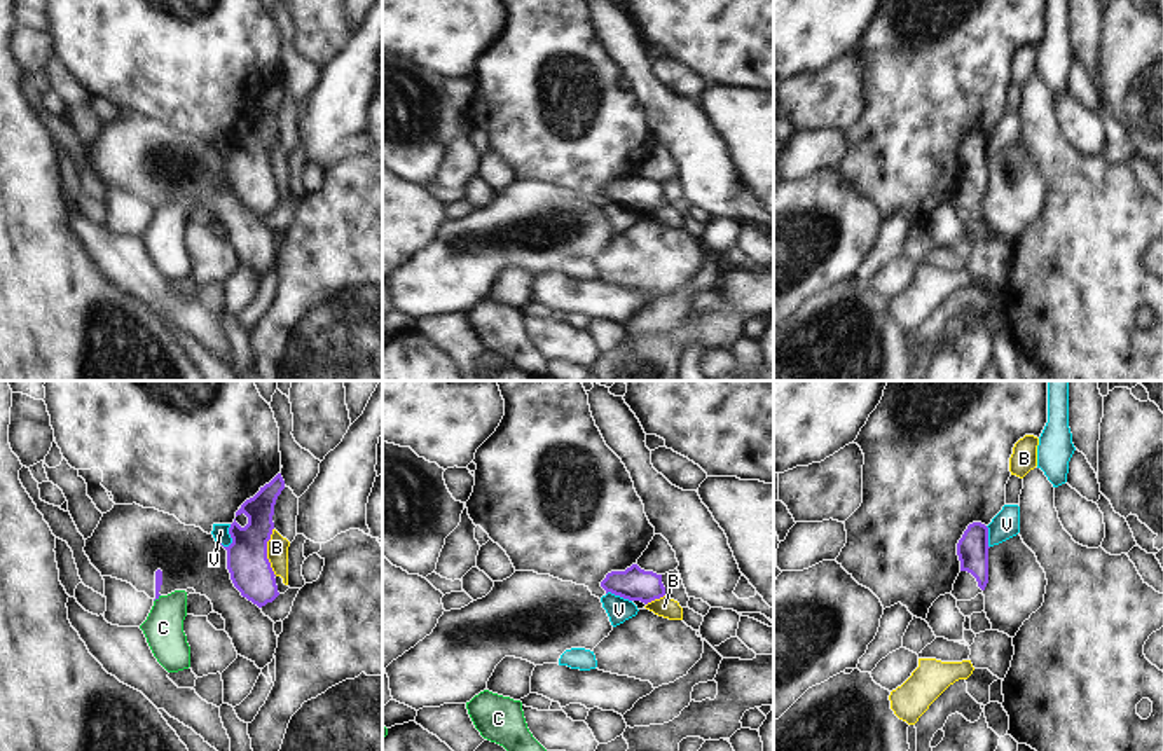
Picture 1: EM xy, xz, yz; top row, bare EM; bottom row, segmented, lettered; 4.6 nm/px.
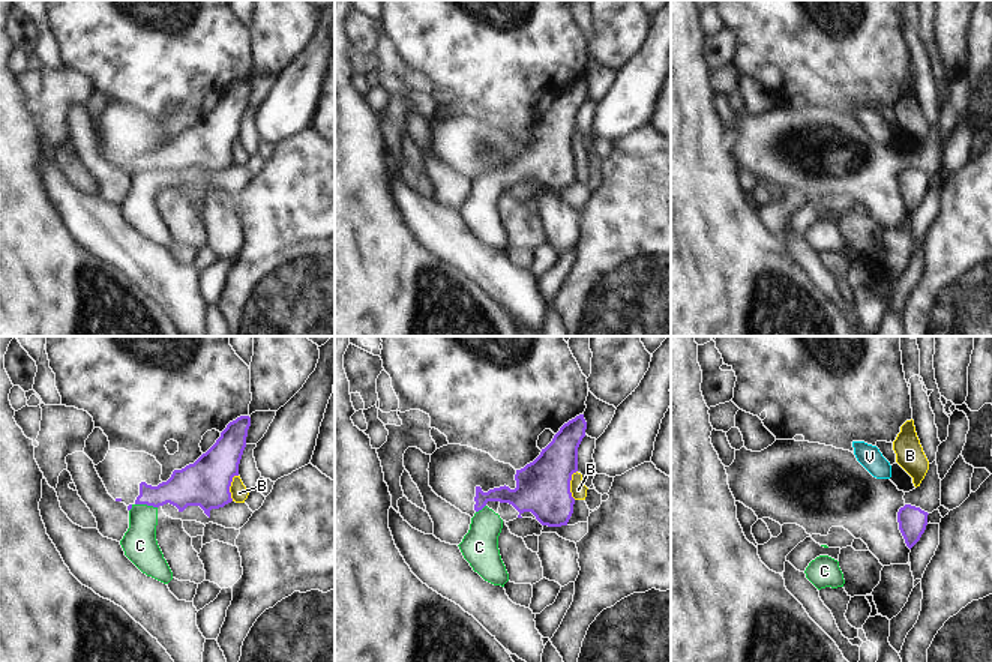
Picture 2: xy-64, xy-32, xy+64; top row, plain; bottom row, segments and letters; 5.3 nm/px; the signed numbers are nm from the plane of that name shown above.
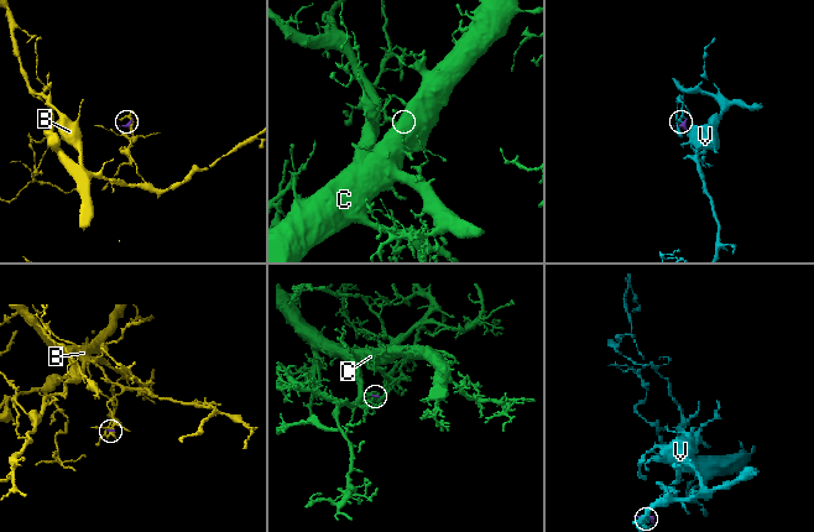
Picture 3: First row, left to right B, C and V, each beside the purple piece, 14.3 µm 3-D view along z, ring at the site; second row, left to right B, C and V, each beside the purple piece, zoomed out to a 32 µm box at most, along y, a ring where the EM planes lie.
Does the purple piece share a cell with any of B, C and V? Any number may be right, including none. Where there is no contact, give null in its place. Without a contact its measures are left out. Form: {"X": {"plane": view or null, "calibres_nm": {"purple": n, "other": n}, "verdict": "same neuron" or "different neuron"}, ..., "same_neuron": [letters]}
{"B": {"plane": "xy", "calibres_nm": {"purple": 190, "other": 100}, "verdict": "different neuron"}, "C": {"plane": "xy", "calibres_nm": {"purple": 30, "other": 180}, "verdict": "same neuron"}, "V": {"plane": "xy", "calibres_nm": {"purple": 190, "other": 80}, "verdict": "different neuron"}, "same_neuron": ["C"]}

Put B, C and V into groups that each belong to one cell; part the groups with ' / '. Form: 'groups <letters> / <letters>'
groups B / C / V

